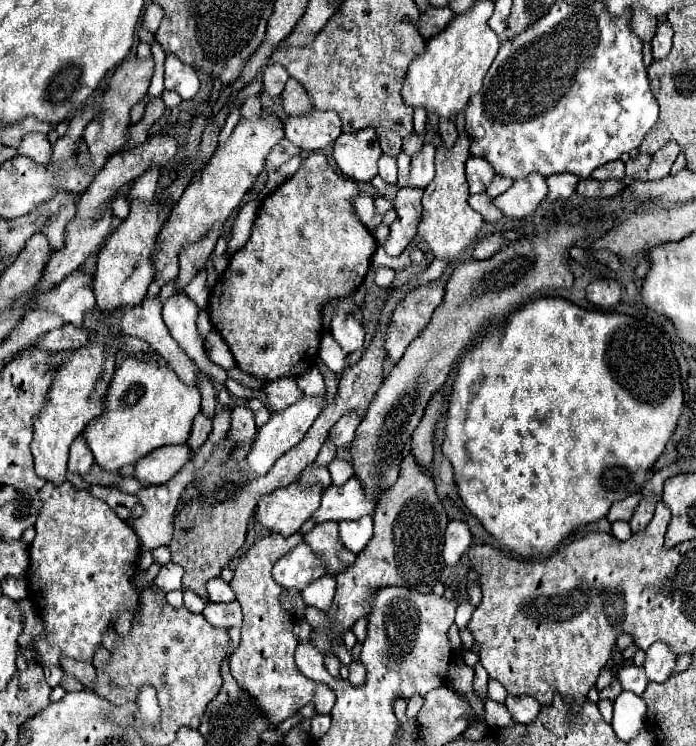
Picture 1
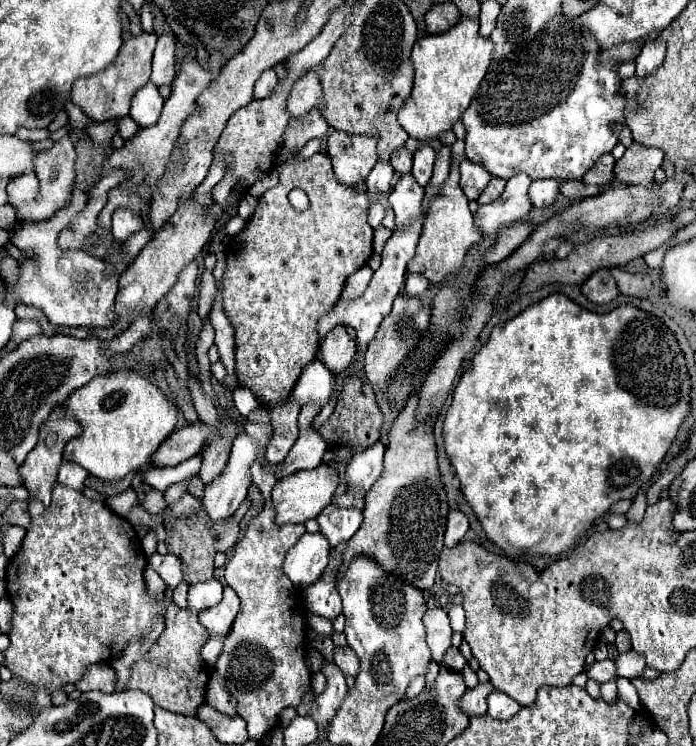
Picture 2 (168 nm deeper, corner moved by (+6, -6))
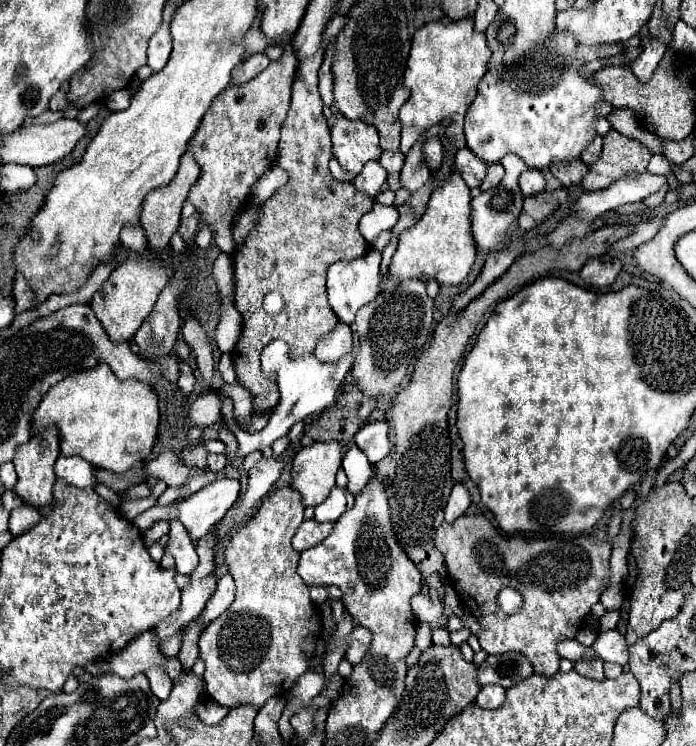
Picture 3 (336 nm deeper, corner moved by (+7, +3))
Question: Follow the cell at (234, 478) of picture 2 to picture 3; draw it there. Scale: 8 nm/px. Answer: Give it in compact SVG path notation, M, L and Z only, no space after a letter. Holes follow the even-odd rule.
M224 476L182 500L178 504L178 518L188 530L188 536L192 540L200 540L202 536L206 536L212 526L226 514L232 502L236 502L238 492L240 482Z

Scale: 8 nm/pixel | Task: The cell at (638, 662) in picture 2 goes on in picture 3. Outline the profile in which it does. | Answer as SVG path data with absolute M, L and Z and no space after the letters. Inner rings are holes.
M618 630L598 632L592 648L604 662L612 662L612 664L620 664L620 666L624 666L628 662L628 646L626 646L624 636Z

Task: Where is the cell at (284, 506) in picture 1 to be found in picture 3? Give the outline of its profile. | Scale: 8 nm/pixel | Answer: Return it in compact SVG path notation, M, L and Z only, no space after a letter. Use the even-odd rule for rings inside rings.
M340 440L314 442L294 456L290 486L302 494L304 506L318 506L328 498L340 470L342 448Z

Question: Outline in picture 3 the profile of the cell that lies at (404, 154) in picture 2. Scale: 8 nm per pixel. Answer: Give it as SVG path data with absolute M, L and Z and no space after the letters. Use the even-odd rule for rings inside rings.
M382 152L380 156L380 164L384 166L384 170L388 174L396 174L402 170L402 164L404 164L404 154L402 152Z

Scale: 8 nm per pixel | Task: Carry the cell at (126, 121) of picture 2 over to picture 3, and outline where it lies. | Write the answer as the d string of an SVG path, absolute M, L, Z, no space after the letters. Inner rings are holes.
M128 88L112 92L112 94L106 98L106 106L108 106L112 112L126 110L126 108L130 106L130 94L128 94Z

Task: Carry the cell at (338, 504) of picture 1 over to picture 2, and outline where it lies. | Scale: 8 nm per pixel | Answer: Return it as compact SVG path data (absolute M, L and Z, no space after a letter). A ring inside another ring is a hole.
M377 441L373 447L367 447L365 451L353 455L345 471L347 489L367 495L375 479L379 479L381 471L383 471L383 445Z

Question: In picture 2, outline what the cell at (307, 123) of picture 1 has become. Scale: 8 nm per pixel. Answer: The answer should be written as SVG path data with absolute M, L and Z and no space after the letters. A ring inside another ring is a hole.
M309 71L293 85L293 91L287 99L287 111L291 115L291 121L299 121L303 125L307 113L315 107L319 97L321 97L319 75L315 71Z

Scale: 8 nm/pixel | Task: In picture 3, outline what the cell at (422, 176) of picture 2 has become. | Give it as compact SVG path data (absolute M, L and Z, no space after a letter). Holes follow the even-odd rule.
M430 138L430 140L426 140L426 144L424 144L424 158L426 158L428 168L430 168L432 172L442 166L442 162L444 162L444 148L442 148L440 138Z

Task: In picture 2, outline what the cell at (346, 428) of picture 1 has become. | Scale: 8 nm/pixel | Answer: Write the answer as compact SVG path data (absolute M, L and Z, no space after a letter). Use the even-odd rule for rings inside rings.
M310 425L299 433L299 439L293 445L293 449L289 451L283 465L275 467L275 475L287 477L287 475L303 471L303 469L319 467L323 463L323 455L327 449L329 449L329 443Z

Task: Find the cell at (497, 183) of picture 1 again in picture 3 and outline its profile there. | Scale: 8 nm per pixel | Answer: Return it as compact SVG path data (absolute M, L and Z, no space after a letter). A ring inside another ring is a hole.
M492 164L492 166L488 166L486 178L484 178L480 190L490 190L492 186L498 186L502 178L504 178L504 166L502 166L502 164Z

